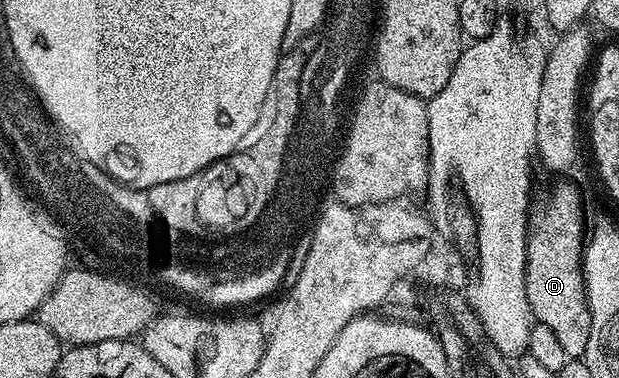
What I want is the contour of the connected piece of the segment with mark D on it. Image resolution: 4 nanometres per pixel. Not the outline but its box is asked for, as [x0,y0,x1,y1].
[527,182,591,359]

